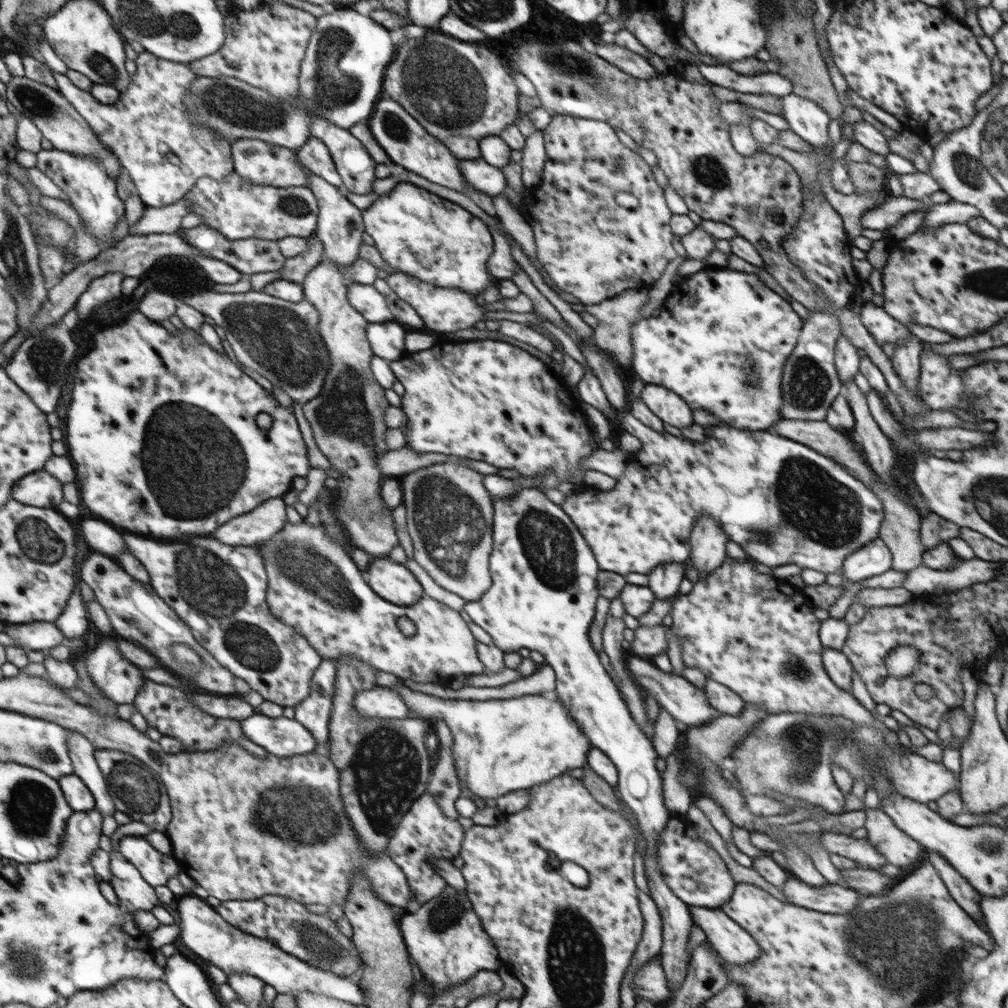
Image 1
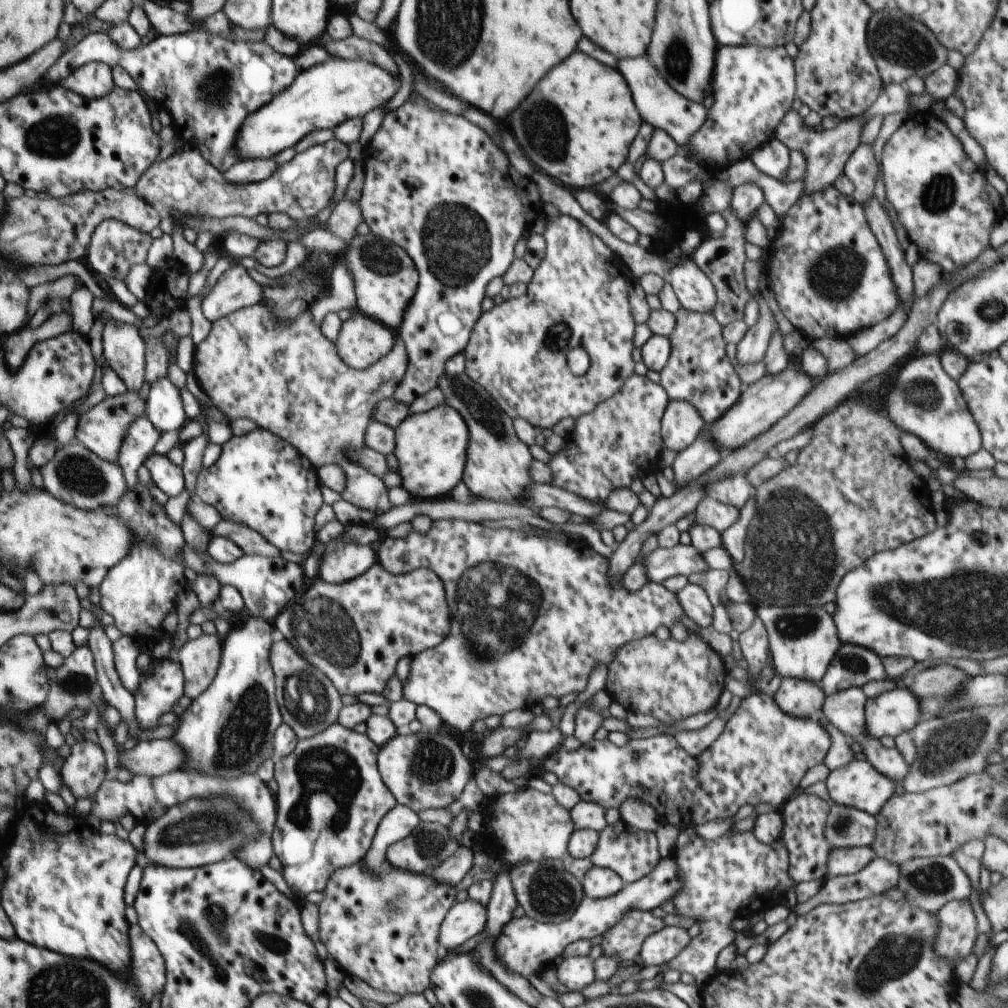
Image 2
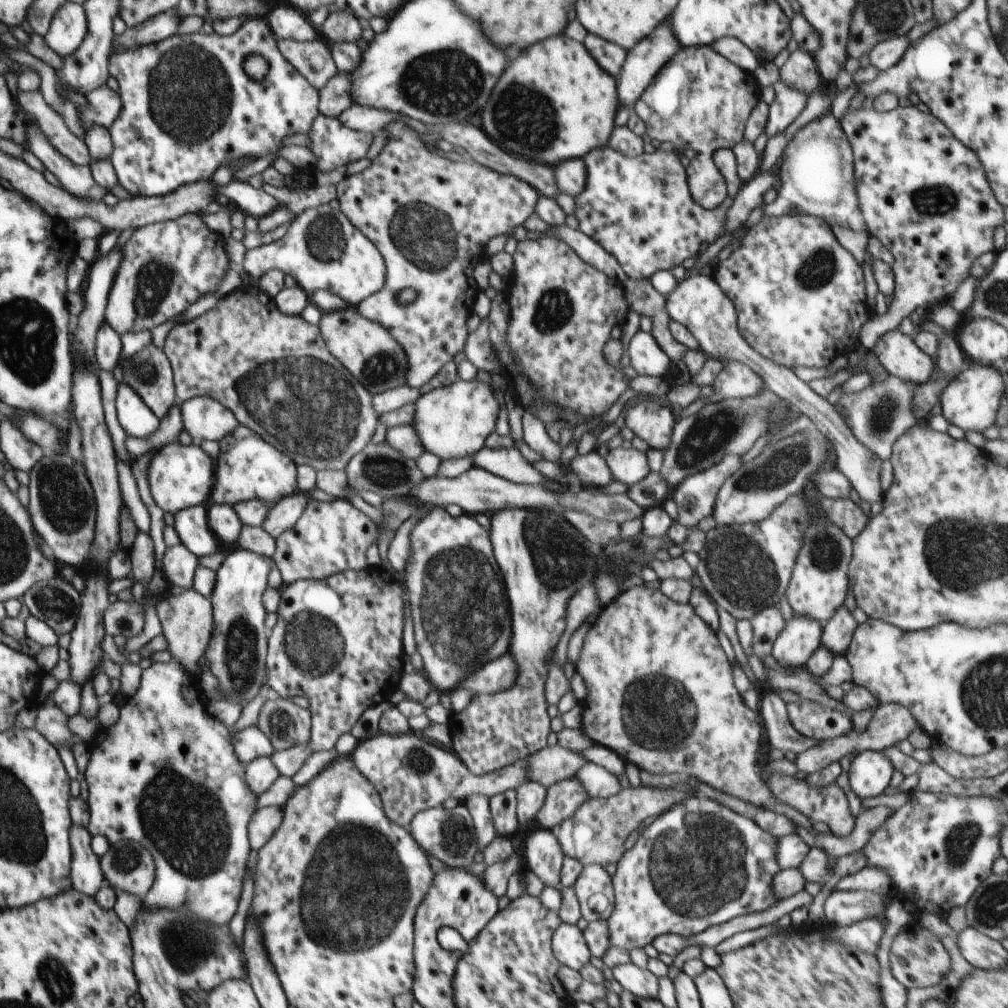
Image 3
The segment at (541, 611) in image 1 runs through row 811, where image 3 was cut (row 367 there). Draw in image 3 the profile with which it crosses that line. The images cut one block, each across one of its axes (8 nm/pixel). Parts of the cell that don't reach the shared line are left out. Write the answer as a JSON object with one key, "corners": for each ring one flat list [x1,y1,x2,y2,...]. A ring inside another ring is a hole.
{"corners":[[638,330,630,340,626,350,630,358,630,366,640,376,664,378,670,370,672,361,666,352,658,346,651,333]]}

